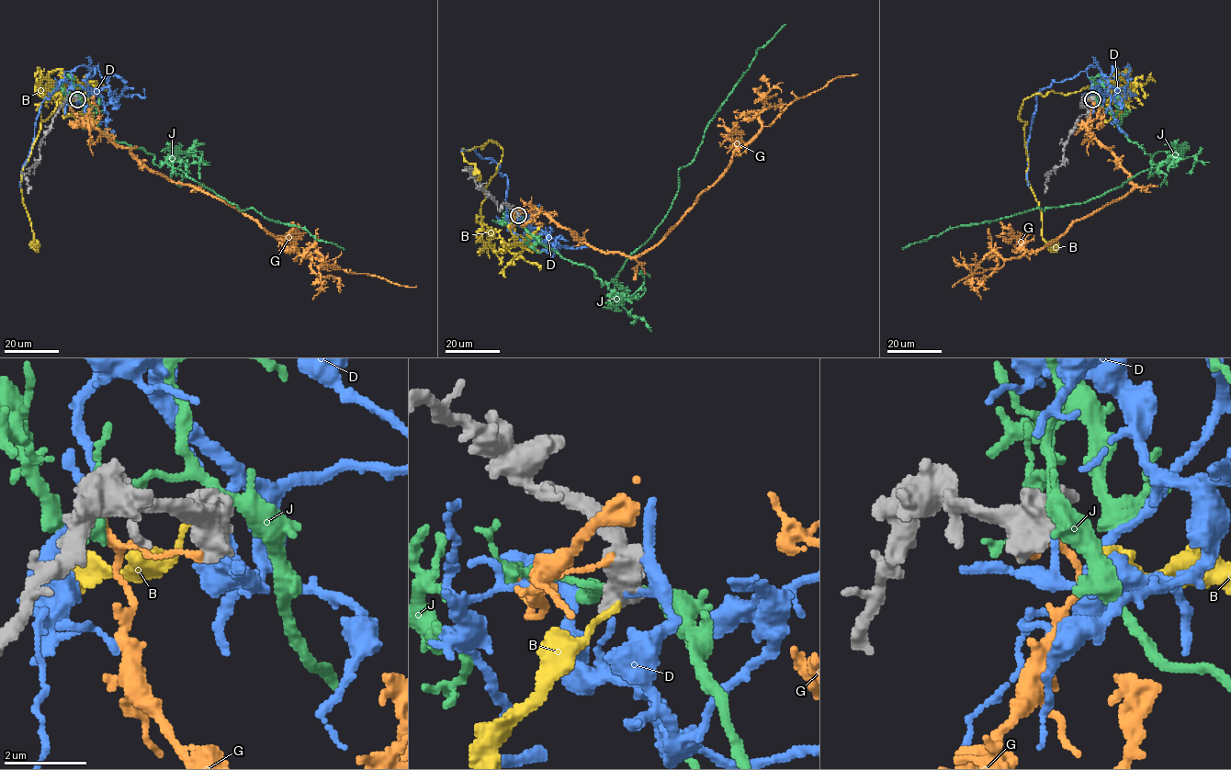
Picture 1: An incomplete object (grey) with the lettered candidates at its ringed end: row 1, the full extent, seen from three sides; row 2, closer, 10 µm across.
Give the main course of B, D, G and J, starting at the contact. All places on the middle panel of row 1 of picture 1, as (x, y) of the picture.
B: (517, 216), (509, 229), (519, 244), (493, 250), (480, 204), (502, 155), (495, 142), (463, 148), (476, 174)
D: (518, 216), (521, 226), (506, 206), (507, 176), (498, 171), (499, 165), (473, 149), (461, 151)
G: (516, 213), (512, 218), (540, 209), (594, 249), (637, 256), (793, 101), (857, 74)
J: (519, 216), (547, 247), (613, 280), (662, 220), (678, 169), (694, 159), (756, 51), (785, 24)

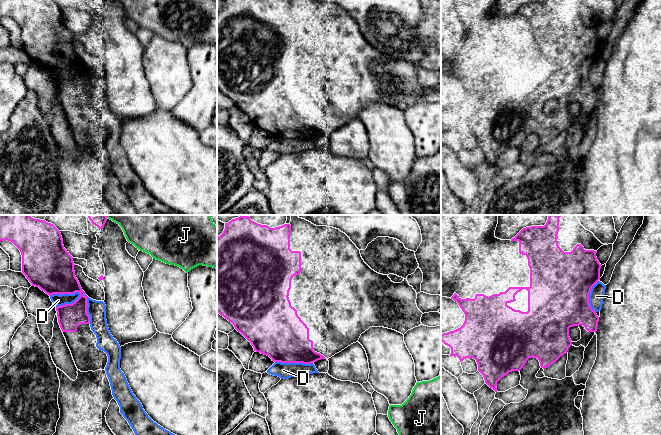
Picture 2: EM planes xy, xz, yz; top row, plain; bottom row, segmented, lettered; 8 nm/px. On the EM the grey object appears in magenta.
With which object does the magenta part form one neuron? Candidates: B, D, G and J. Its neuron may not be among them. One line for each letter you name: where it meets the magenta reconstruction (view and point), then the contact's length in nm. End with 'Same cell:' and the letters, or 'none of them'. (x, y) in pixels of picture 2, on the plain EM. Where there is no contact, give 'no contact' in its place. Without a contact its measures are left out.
Same cell: none of them

